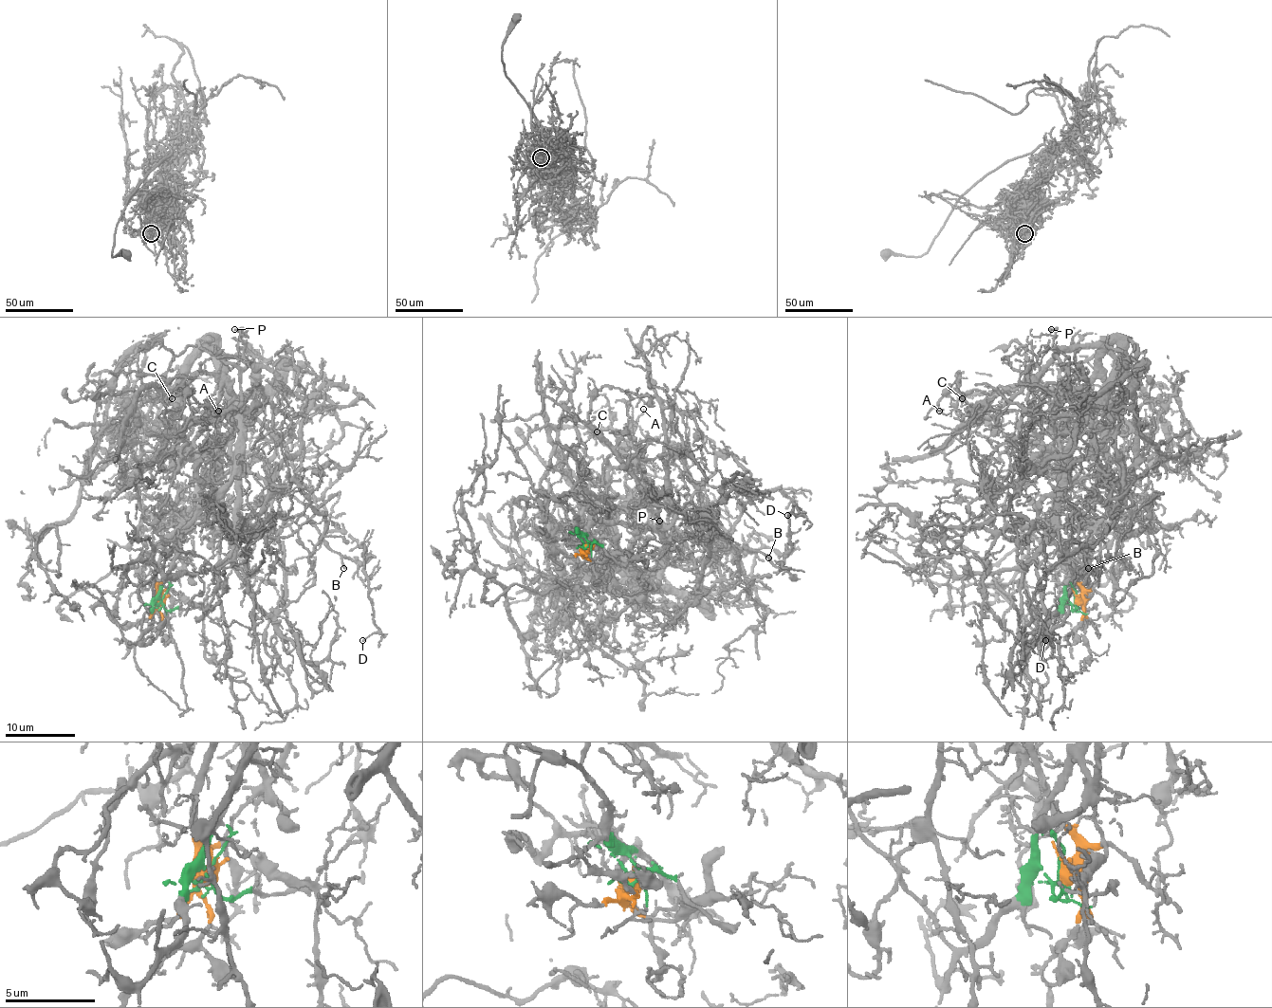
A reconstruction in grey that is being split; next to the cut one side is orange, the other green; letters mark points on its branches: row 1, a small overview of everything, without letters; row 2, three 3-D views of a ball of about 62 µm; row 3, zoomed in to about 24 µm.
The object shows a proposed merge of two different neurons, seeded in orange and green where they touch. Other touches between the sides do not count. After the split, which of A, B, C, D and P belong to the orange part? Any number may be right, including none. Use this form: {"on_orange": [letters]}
{"on_orange": ["A", "B", "C", "P"]}

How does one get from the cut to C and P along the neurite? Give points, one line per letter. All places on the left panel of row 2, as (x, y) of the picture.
C: (161, 602), (161, 547), (235, 473), (239, 436), (239, 400), (207, 343), (223, 372), (196, 374), (172, 398)
P: (161, 602), (156, 567), (161, 547), (235, 473), (239, 400), (207, 343), (233, 354), (241, 335), (233, 329)

